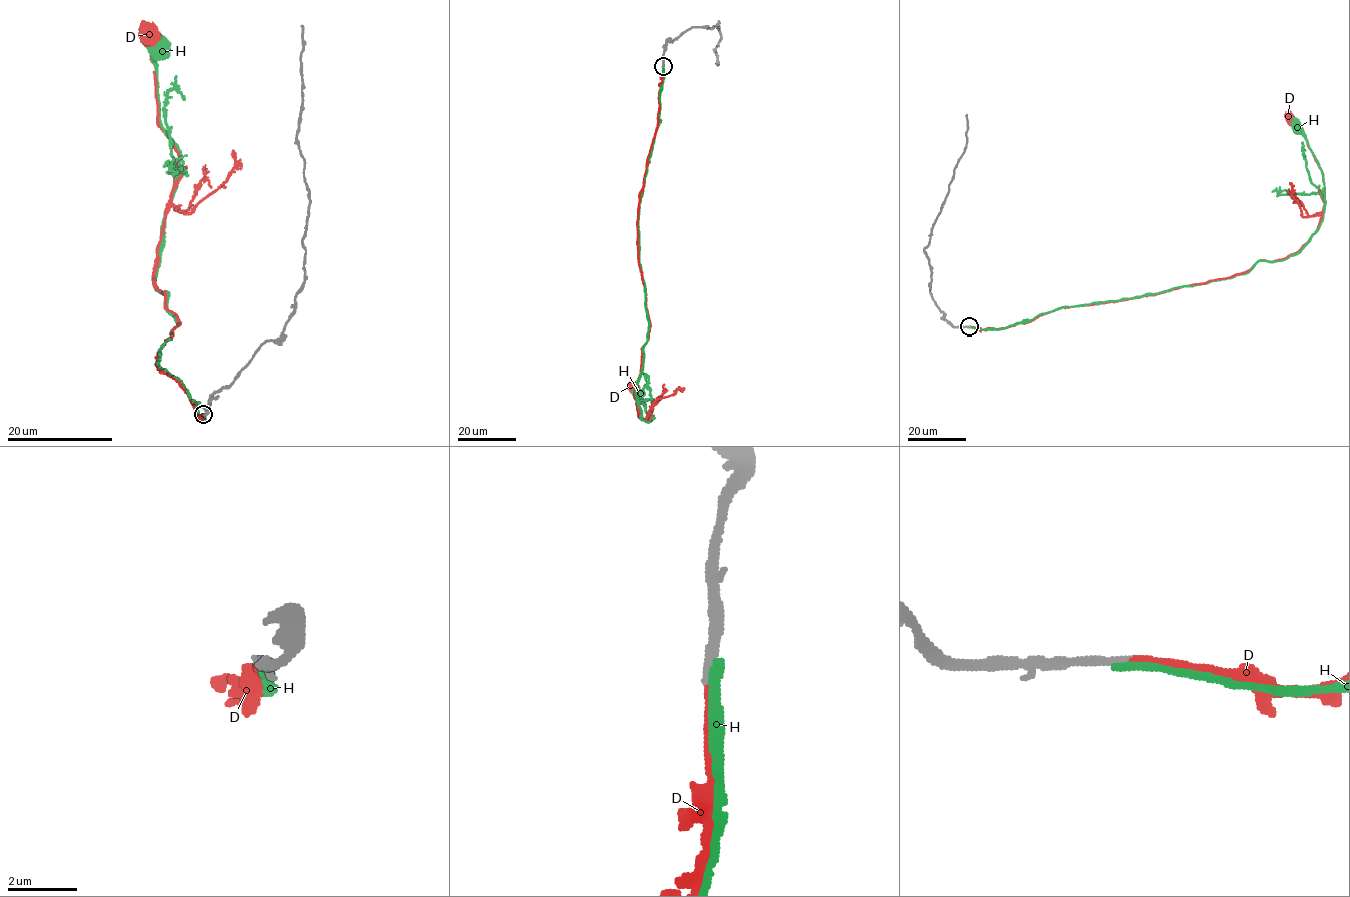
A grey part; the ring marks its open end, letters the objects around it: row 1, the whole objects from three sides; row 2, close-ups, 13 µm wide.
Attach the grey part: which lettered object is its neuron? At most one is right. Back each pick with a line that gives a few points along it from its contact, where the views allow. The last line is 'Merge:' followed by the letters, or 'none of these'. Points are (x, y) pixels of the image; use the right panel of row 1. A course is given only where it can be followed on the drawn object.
D: Its course: (969, 326), (1006, 328), (1061, 307), (1230, 278), (1258, 261), (1294, 255), (1318, 225), (1324, 183), (1291, 119)
Merge: D

